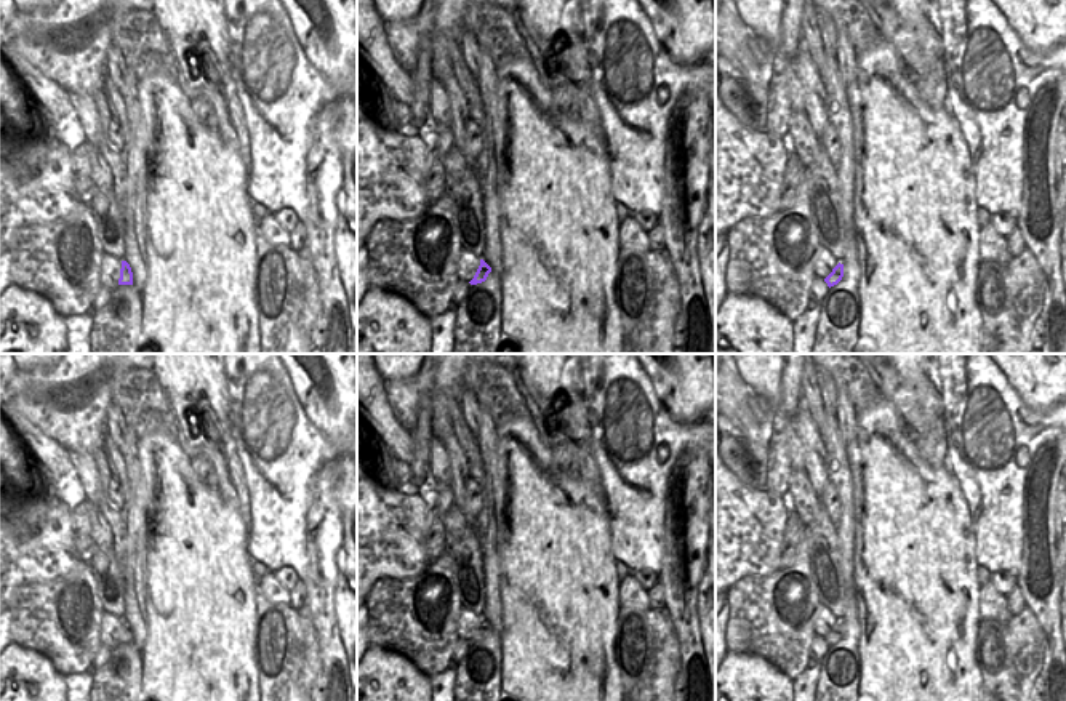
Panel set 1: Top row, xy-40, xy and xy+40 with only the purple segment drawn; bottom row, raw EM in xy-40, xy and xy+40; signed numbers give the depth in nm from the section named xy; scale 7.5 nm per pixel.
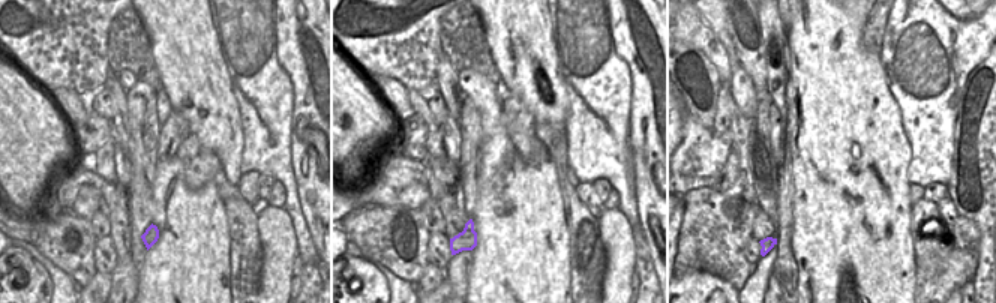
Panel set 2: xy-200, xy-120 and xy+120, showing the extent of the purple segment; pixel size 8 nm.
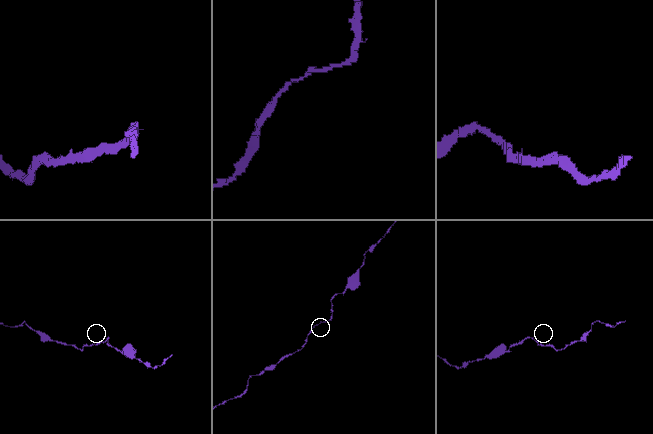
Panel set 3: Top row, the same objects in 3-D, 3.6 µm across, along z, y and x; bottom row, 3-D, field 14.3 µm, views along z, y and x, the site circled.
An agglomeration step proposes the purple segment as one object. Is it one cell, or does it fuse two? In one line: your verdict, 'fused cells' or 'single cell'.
single cell

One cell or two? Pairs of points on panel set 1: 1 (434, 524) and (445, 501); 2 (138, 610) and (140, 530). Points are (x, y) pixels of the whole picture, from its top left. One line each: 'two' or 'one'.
1: two
2: one

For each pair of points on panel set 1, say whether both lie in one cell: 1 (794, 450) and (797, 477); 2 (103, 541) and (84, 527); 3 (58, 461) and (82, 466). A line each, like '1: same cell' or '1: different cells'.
1: different cells
2: different cells
3: different cells

